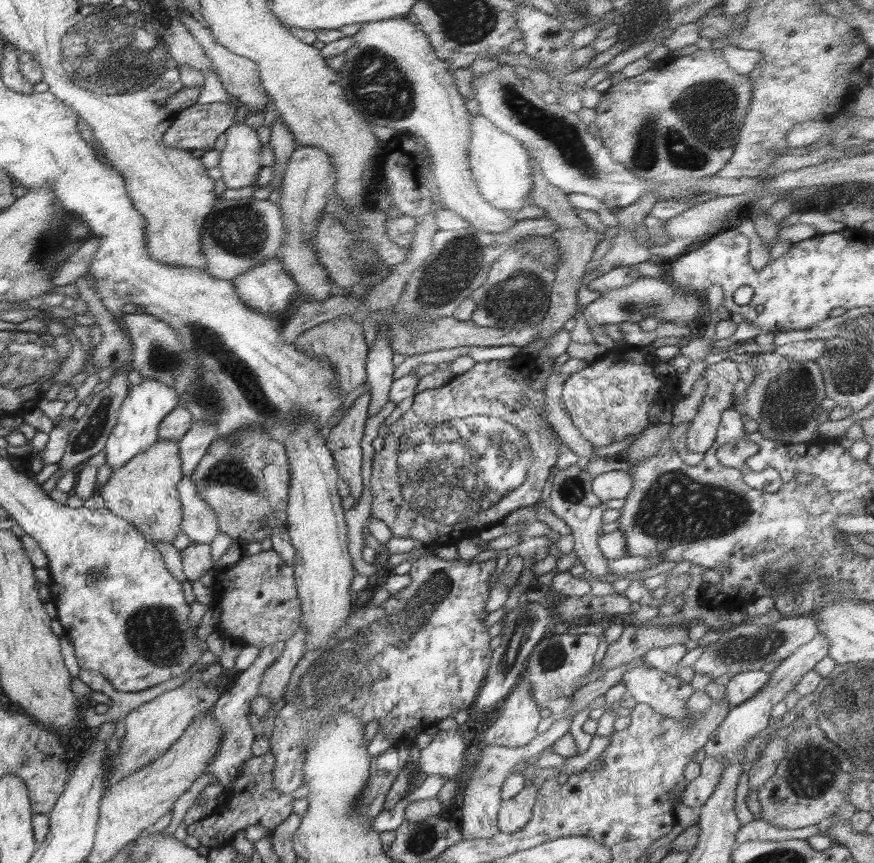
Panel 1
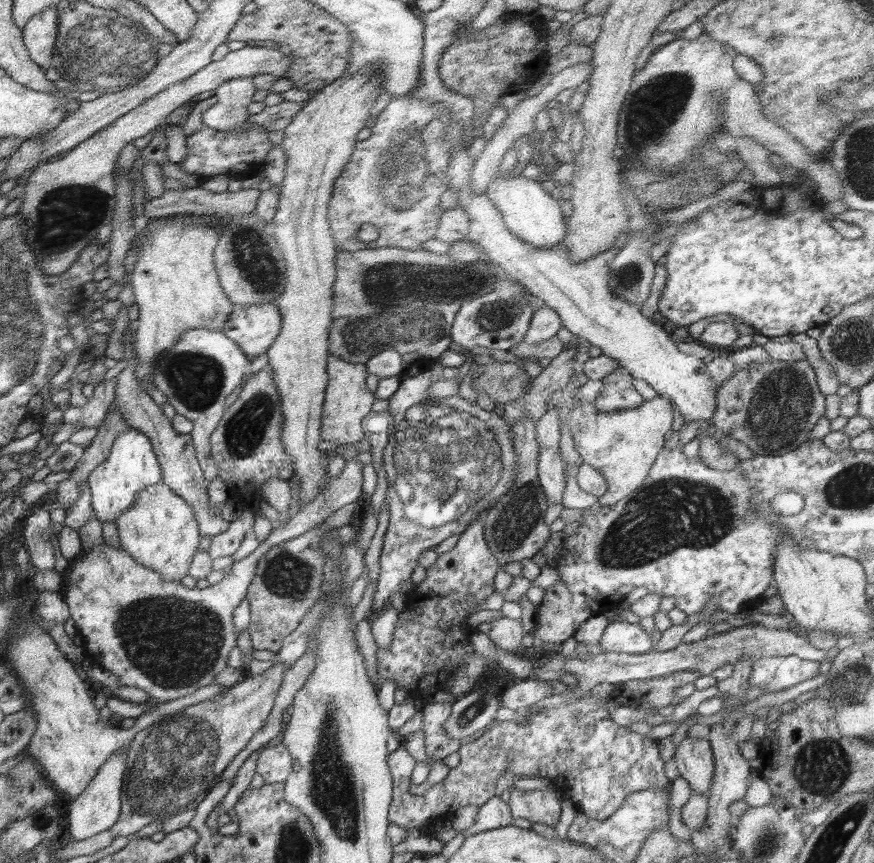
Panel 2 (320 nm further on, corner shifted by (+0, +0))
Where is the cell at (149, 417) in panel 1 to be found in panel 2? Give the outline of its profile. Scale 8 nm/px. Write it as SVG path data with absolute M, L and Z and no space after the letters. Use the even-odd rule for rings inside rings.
M129 427L113 445L113 449L100 466L93 470L87 480L90 486L93 514L100 522L116 520L117 516L132 507L142 490L151 484L158 484L164 479L164 470L157 459L157 452L148 436L140 429Z

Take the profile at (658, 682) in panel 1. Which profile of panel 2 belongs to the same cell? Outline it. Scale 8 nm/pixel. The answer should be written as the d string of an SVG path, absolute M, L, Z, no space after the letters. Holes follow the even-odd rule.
M688 737L676 746L675 761L680 777L688 781L692 795L708 797L715 771L711 744L706 738Z

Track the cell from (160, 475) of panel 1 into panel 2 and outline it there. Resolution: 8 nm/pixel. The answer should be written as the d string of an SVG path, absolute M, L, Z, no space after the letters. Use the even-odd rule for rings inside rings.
M151 484L138 495L137 502L115 520L121 548L146 568L161 573L161 580L182 580L189 574L193 556L201 541L200 523L193 505L169 485Z

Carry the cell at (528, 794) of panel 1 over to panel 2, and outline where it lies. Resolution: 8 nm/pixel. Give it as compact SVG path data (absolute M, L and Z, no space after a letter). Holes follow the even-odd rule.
M494 796L479 808L474 826L466 829L463 834L468 837L479 832L504 828L512 824L512 819L509 806L500 797Z

